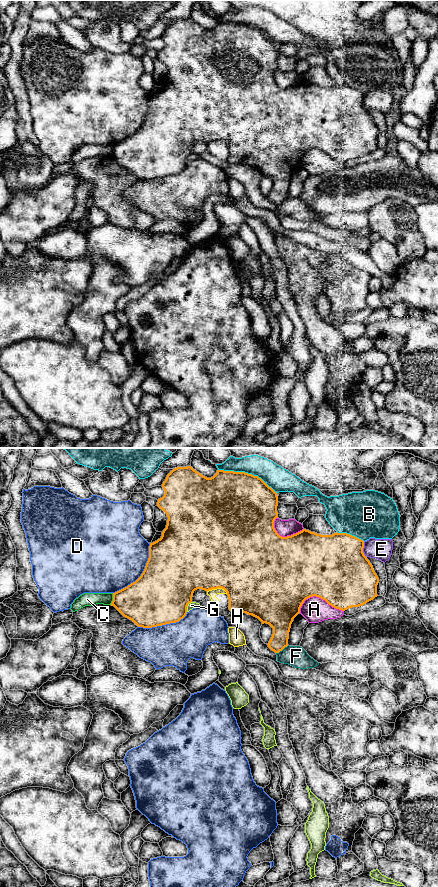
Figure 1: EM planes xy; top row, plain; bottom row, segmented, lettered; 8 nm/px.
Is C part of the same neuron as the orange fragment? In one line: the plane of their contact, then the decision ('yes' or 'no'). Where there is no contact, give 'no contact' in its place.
xy | no

